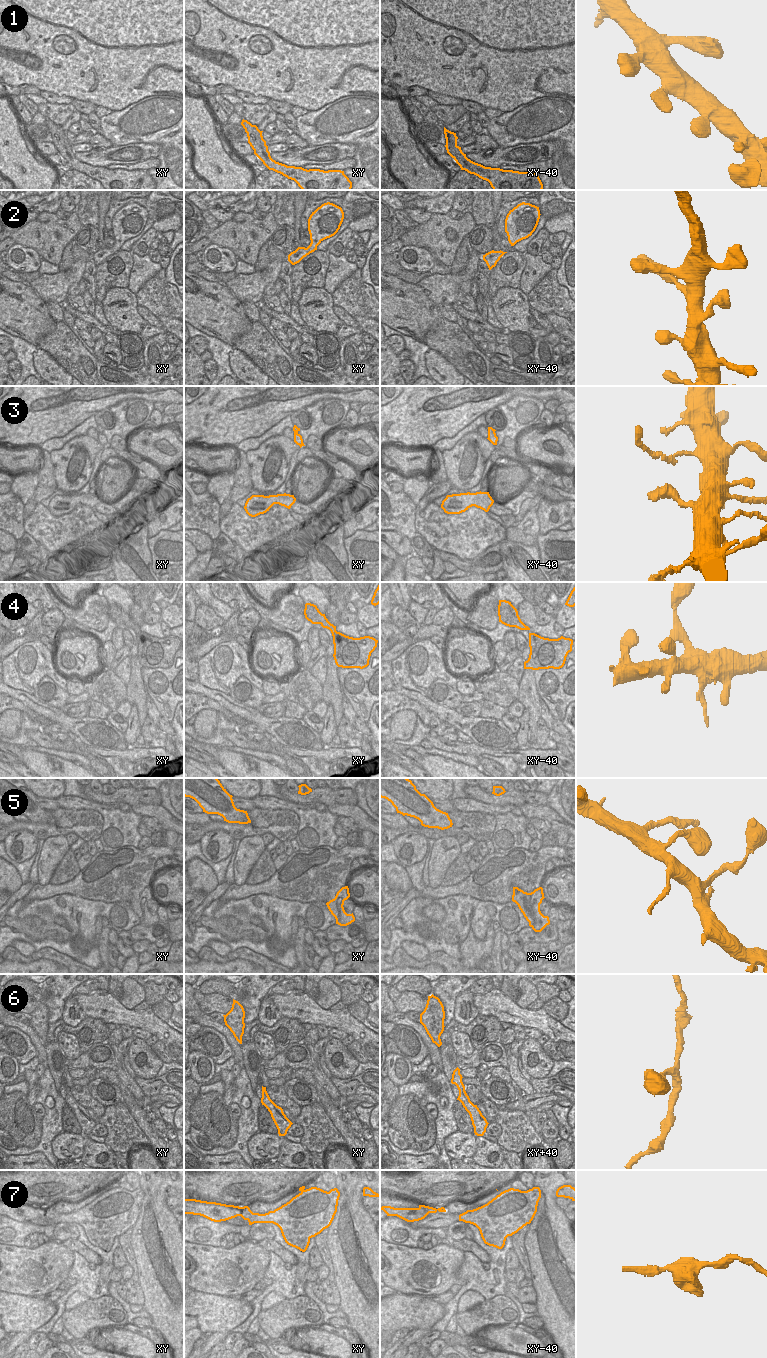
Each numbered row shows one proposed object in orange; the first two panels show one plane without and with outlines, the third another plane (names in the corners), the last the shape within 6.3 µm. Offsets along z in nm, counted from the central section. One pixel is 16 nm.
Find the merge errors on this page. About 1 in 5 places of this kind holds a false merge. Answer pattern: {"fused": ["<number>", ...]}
{"fused": ["3"]}

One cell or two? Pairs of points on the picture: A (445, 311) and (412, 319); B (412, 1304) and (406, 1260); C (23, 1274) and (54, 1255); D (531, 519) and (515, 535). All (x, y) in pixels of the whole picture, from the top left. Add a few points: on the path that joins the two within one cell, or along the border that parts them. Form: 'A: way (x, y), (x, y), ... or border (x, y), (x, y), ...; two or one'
A: border (436, 305), (437, 311), (441, 316); two
B: border (397, 1292), (422, 1296); two
C: way (31, 1266), (41, 1256), (46, 1256); one
D: border (516, 527), (527, 534), (539, 534); two

